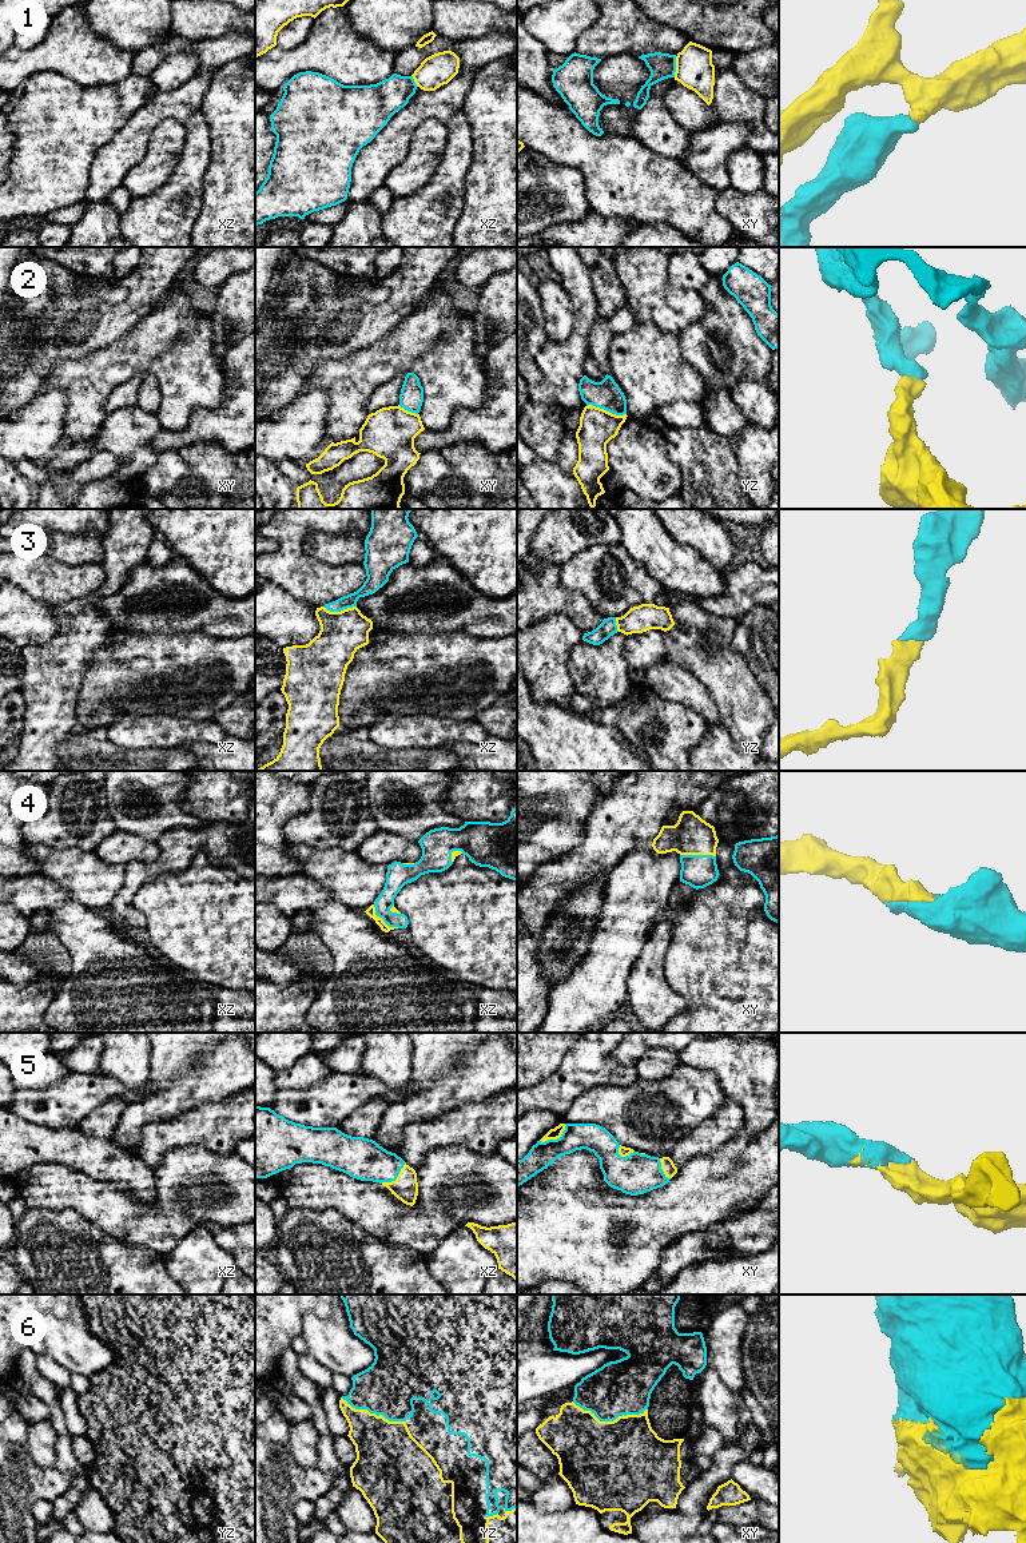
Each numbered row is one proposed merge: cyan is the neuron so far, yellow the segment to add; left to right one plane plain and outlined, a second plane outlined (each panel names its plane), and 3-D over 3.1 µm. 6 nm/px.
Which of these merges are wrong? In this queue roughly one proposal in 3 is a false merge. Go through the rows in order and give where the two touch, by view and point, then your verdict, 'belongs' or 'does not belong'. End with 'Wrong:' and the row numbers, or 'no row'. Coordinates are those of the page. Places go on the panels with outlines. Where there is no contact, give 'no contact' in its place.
1: meets cyan in xy at (675, 67); does not belong
2: meets cyan in yz at (607, 410); does not belong
3: meets cyan in xz at (339, 611); belongs
4: meets cyan in xz at (381, 917); belongs
5: meets cyan in xy at (557, 1138); belongs
6: meets cyan in xy at (609, 1420); belongs
Wrong: 1, 2

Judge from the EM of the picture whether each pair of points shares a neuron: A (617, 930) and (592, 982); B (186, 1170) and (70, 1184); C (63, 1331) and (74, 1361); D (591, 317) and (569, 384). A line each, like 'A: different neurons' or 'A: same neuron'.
A: same neuron
B: same neuron
C: same neuron
D: same neuron

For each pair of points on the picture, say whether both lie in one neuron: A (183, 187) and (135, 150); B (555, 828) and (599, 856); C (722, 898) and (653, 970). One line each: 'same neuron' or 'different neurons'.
A: different neurons
B: different neurons
C: different neurons

